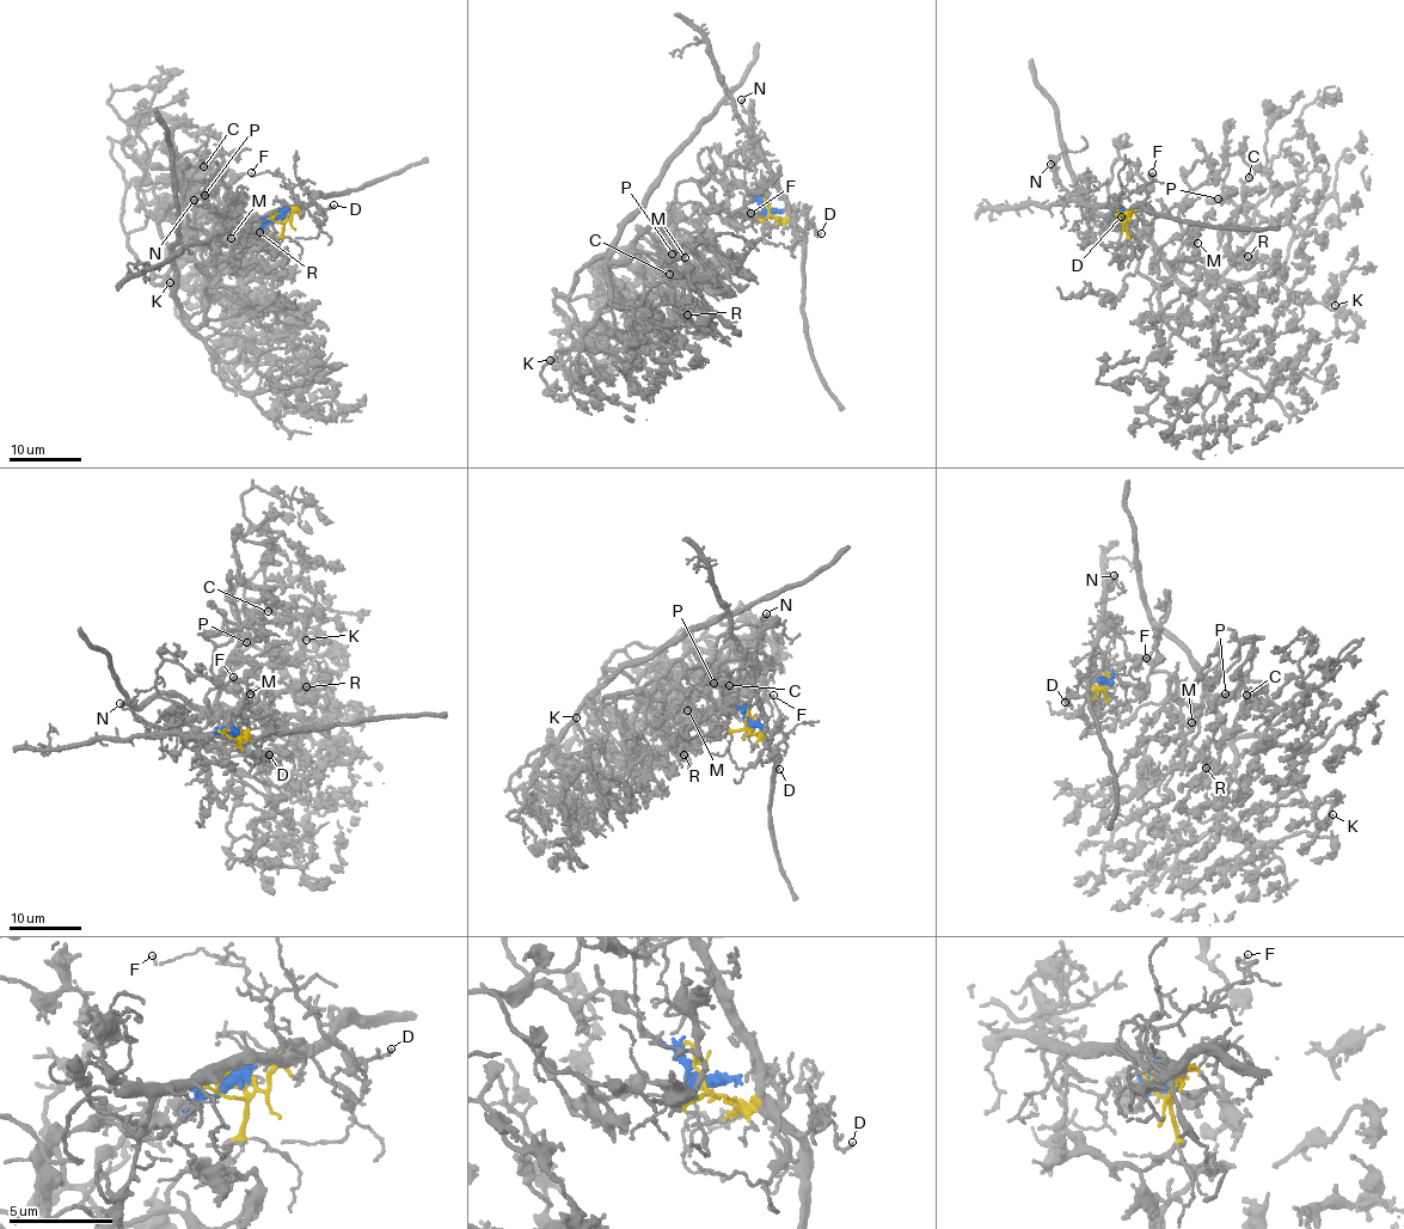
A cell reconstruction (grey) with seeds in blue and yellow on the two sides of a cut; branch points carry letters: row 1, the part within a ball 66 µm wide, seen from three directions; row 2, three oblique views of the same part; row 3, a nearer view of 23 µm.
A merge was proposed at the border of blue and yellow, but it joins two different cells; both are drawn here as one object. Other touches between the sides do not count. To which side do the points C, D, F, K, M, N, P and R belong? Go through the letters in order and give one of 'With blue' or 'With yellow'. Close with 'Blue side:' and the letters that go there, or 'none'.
C: With blue
D: With yellow
F: With yellow
K: With blue
M: With blue
N: With yellow
P: With blue
R: With blue
Blue side: C, K, M, P, R

